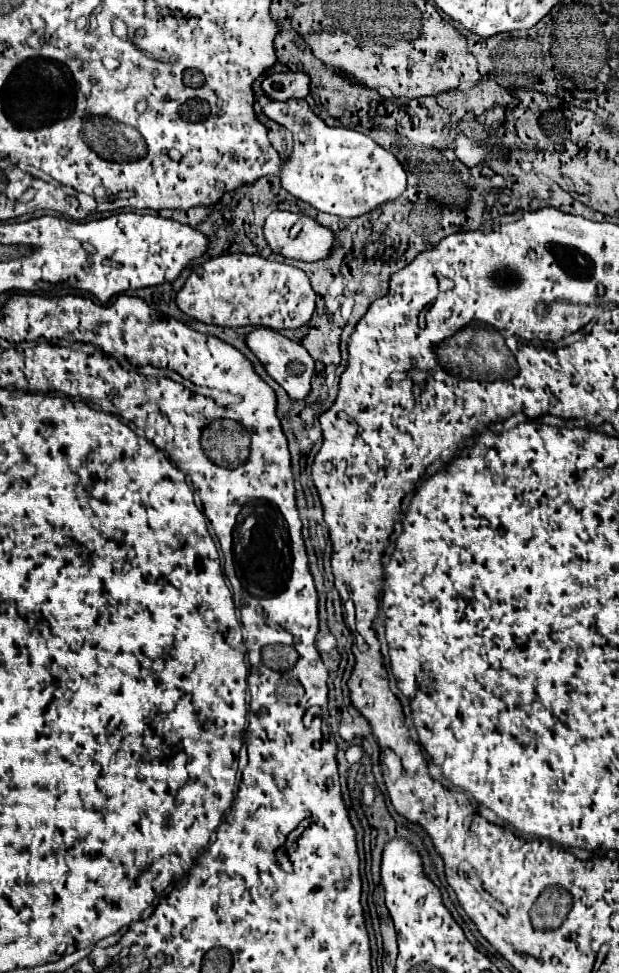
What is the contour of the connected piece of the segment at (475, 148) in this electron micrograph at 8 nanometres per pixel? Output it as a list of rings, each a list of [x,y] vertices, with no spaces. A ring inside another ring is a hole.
[[[459,136],[455,140],[455,152],[457,152],[457,158],[471,168],[471,166],[481,164],[485,160],[487,144],[473,144],[469,138]]]

